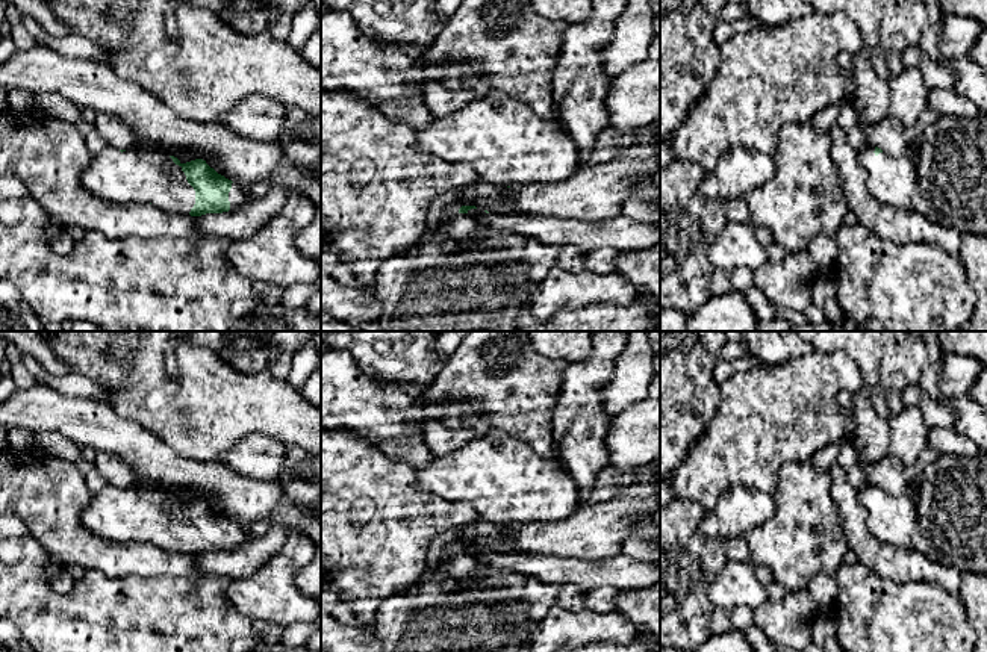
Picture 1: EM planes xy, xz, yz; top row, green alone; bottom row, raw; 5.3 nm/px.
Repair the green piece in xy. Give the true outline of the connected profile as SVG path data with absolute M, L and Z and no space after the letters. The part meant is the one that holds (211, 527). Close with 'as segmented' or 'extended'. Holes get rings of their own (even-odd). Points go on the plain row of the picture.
M107 484L83 514L85 526L117 543L153 543L191 555L223 552L242 545L247 528L210 507L206 499L182 502L163 490Z; extended

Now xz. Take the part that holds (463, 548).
M484 520L466 525L462 534L445 546L433 572L421 573L410 587L383 599L372 626L381 652L519 652L533 626L522 602L527 578L483 564L462 581L448 572L457 552L468 552L477 561L489 551L480 551L474 543L483 537L503 536L509 526Z; extended

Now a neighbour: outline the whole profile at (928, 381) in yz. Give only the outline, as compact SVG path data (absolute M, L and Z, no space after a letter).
M936 354L933 365L922 374L919 380L919 386L933 398L942 399L939 377L942 372L942 355Z

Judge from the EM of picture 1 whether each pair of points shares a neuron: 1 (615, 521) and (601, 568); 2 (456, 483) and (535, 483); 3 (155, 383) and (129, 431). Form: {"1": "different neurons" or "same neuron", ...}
{"1": "different neurons", "2": "same neuron", "3": "different neurons"}

